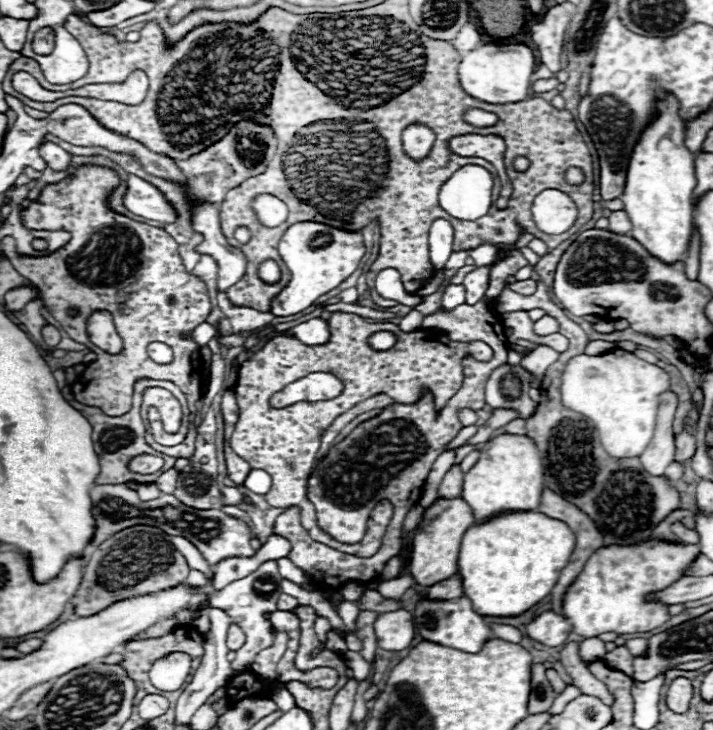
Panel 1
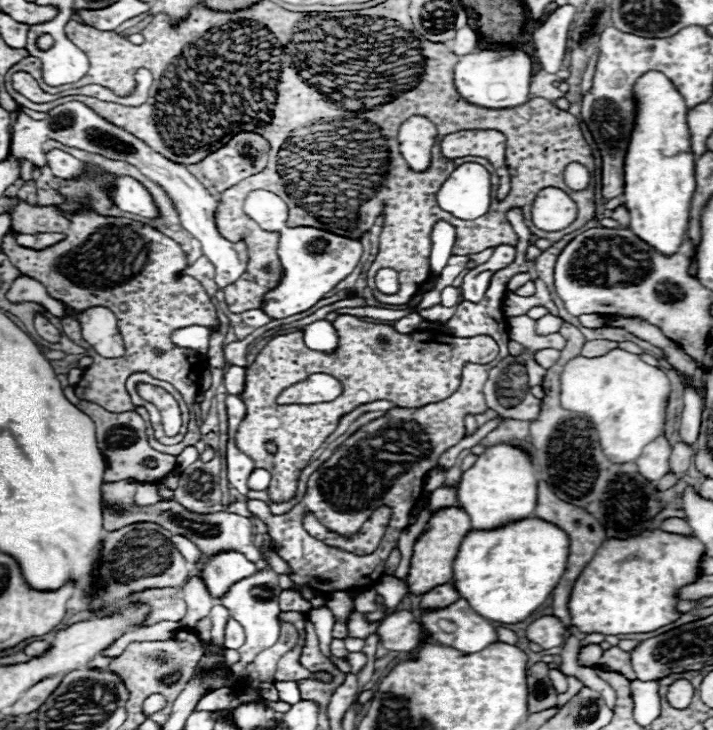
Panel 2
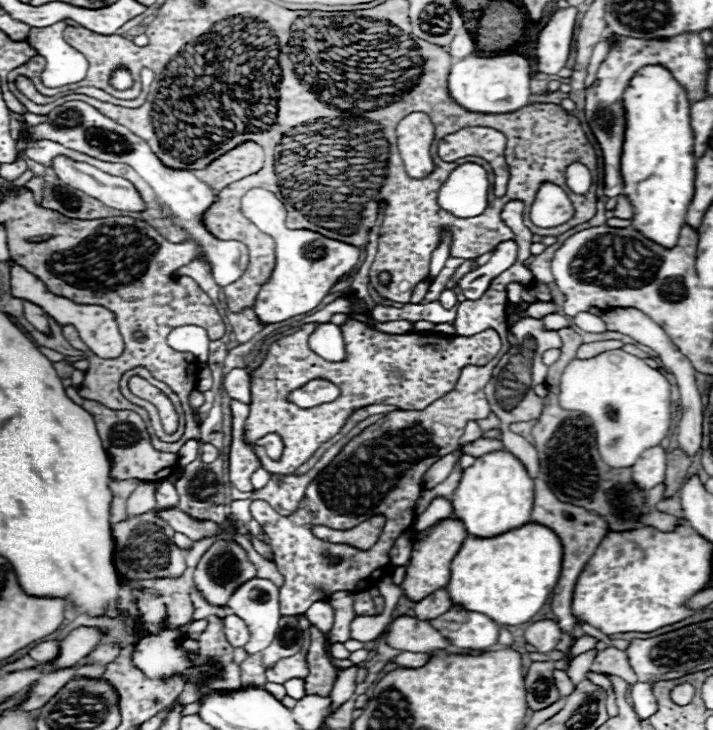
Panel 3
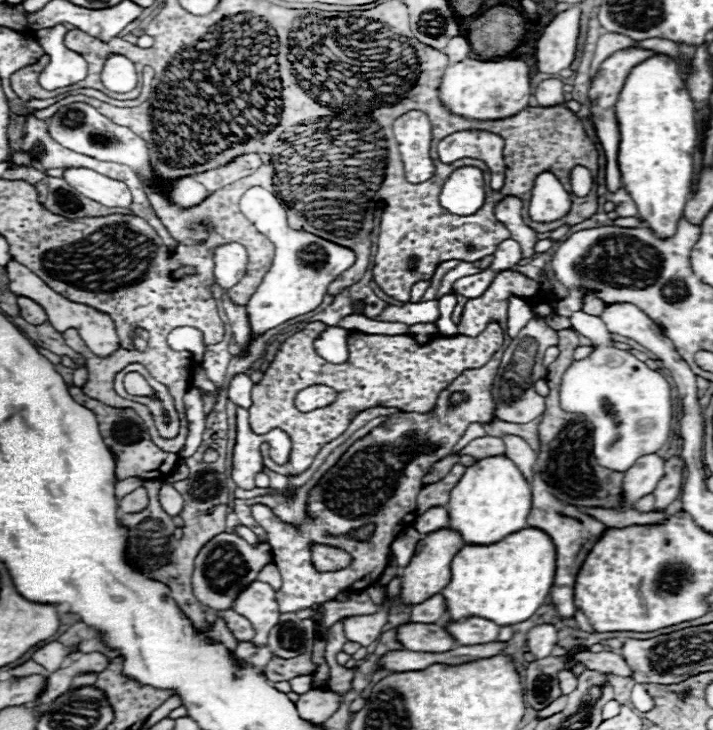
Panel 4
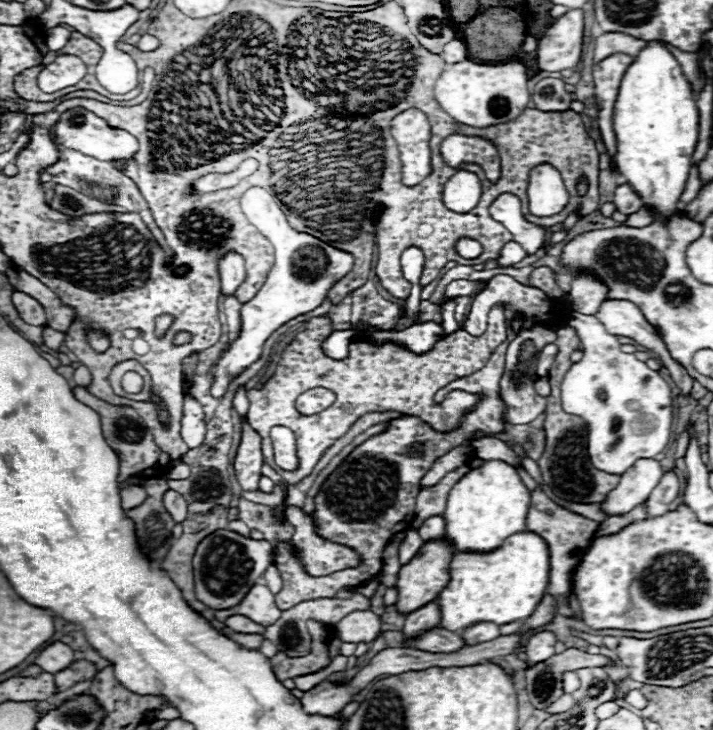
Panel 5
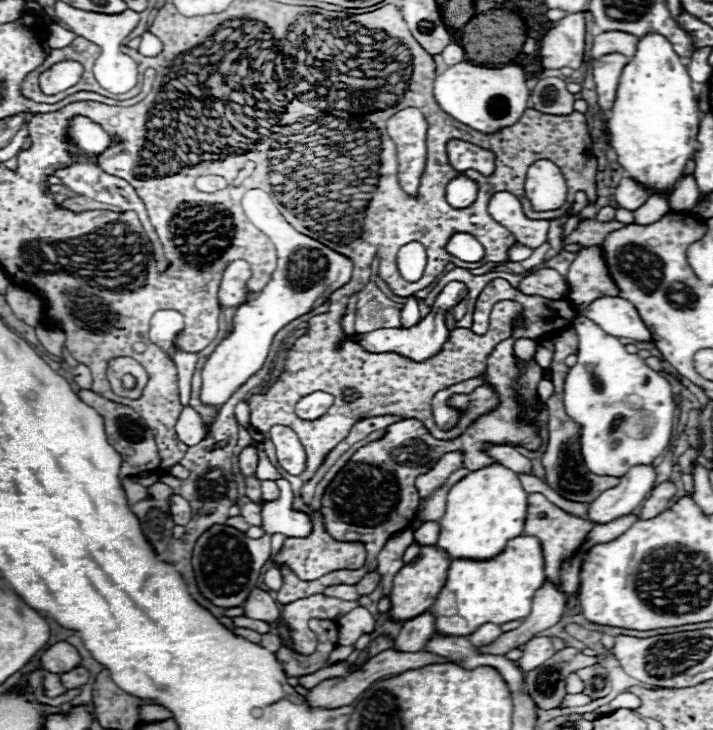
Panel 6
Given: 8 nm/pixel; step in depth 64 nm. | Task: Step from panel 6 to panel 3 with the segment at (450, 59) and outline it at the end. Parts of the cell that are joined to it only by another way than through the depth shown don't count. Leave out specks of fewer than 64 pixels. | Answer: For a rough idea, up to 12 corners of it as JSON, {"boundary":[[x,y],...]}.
{"boundary":[[468,30],[458,32],[448,46],[454,60],[472,54],[476,42]]}

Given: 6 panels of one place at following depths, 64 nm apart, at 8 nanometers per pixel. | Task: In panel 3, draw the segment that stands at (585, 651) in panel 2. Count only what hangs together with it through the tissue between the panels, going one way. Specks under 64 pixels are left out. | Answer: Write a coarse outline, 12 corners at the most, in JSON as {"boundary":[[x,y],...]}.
{"boundary":[[592,648],[572,660],[568,678],[574,686],[592,668],[598,650]]}

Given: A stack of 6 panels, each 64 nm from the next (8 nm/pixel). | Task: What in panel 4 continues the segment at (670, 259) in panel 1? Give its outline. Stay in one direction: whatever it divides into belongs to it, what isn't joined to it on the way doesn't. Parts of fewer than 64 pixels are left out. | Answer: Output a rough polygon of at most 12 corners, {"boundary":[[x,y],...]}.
{"boundary":[[666,56],[624,82],[622,184],[672,238],[692,196],[696,102]]}

